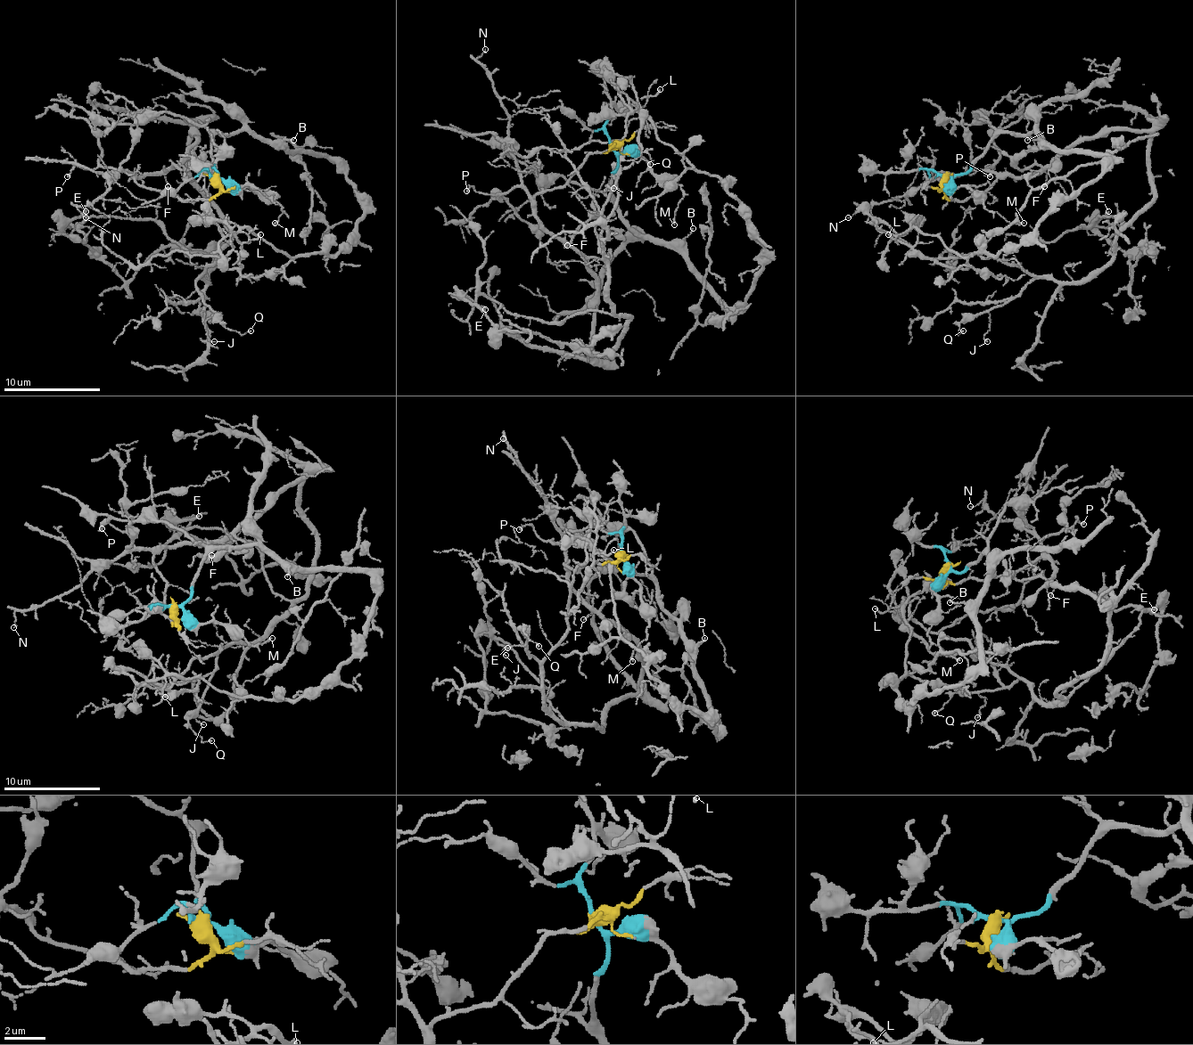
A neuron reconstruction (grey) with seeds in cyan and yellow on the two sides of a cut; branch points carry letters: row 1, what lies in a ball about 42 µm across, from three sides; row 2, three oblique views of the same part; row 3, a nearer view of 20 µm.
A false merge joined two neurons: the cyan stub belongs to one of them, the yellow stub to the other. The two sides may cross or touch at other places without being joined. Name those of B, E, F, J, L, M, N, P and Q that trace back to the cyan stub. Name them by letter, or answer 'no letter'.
B, L, M

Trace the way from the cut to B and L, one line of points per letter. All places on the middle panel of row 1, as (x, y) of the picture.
B: (612, 148), (616, 165), (612, 196), (616, 200), (616, 213), (643, 235), (662, 242), (679, 242), (692, 227)
L: (612, 148), (616, 213), (740, 306), (762, 244), (716, 176), (658, 138), (641, 109), (660, 89)

